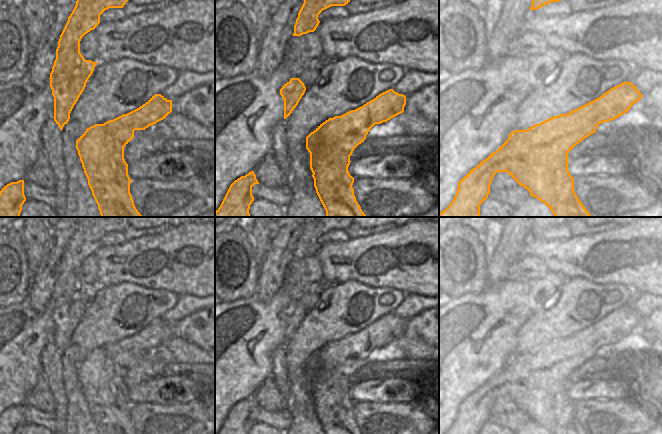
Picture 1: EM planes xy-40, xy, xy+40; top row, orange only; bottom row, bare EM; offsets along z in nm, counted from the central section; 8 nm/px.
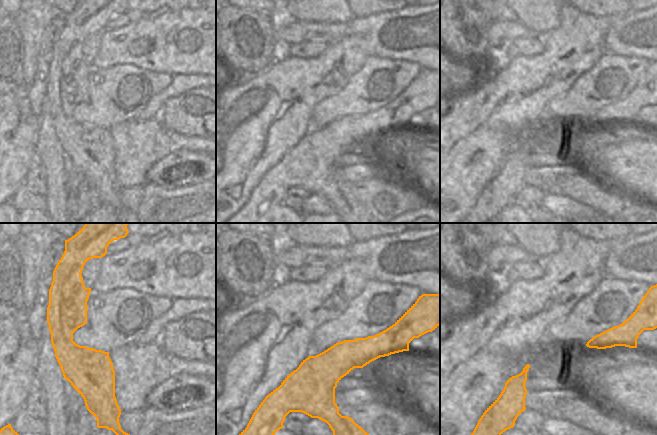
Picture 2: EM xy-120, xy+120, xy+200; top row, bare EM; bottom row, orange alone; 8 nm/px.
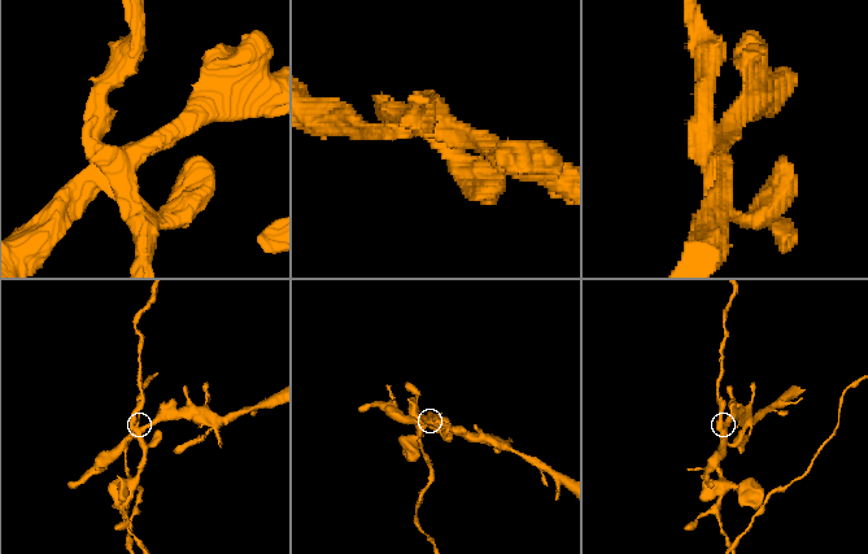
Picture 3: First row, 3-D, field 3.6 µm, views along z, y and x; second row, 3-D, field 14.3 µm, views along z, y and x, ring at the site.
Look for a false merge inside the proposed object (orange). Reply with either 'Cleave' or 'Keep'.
Cleave.

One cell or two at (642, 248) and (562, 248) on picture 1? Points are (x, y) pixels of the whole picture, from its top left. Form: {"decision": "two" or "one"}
{"decision": "one"}

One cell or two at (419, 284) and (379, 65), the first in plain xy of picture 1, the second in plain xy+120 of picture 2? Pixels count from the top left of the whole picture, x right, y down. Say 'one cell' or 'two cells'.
two cells

